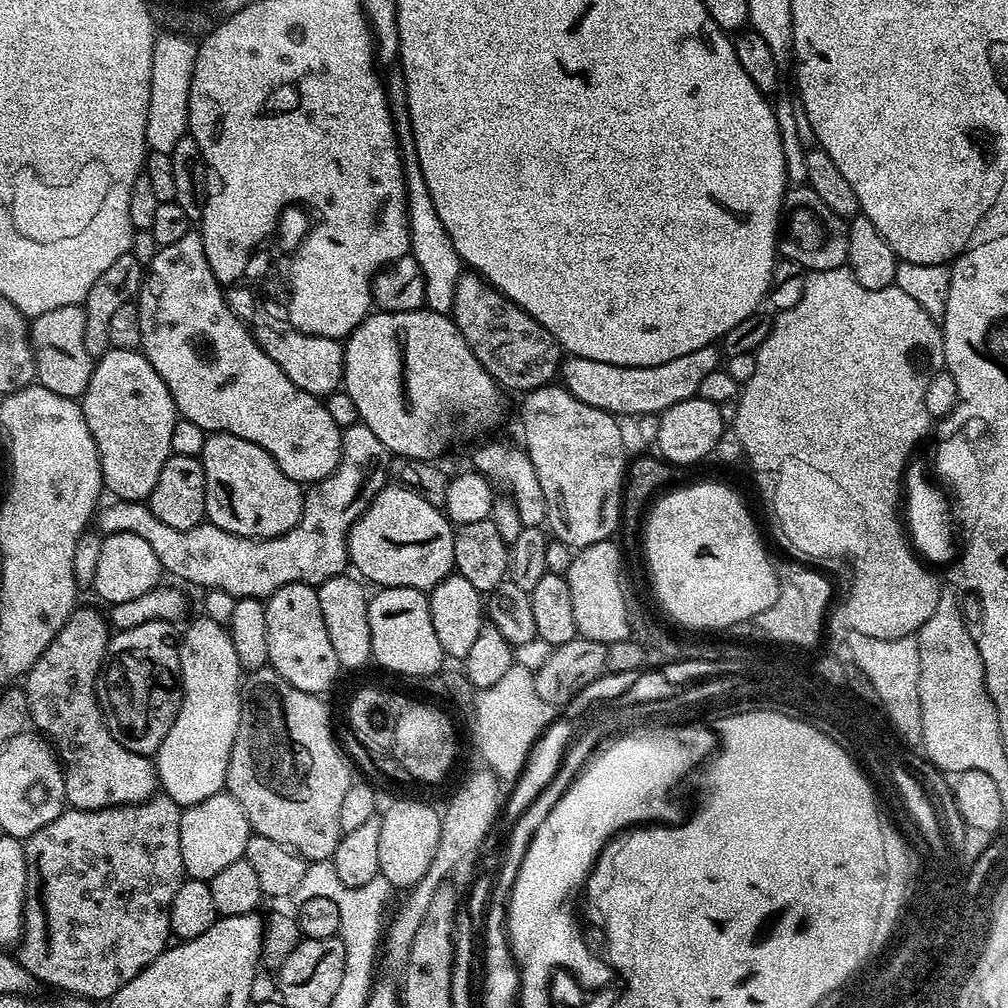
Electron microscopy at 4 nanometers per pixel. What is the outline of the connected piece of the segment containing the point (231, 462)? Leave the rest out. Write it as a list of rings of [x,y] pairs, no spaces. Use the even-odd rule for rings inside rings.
[[[213,432],[205,435],[198,459],[206,478],[204,515],[207,523],[218,526],[230,534],[248,536],[251,540],[269,540],[286,534],[300,520],[304,509],[305,489],[297,480],[284,473],[278,462],[274,462],[274,458],[262,446],[229,432]]]

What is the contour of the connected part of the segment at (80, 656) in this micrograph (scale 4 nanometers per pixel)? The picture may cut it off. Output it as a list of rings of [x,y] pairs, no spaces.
[[[77,607],[26,677],[28,714],[31,723],[41,728],[39,731],[58,753],[64,770],[65,801],[71,807],[86,810],[140,804],[158,788],[155,763],[126,750],[112,737],[96,701],[96,679],[100,677],[110,639],[108,628],[105,613],[103,616],[92,608]]]

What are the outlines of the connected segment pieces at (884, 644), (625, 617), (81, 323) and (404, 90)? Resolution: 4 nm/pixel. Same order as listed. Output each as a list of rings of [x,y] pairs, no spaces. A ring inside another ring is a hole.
[[[866,634],[852,636],[852,650],[860,667],[872,678],[872,686],[880,691],[891,716],[899,725],[900,731],[909,738],[922,734],[920,706],[920,659],[916,636],[903,636],[897,640],[886,638],[866,638]]]
[[[609,538],[579,549],[572,557],[567,574],[577,633],[587,640],[607,645],[627,640],[631,634],[628,600],[624,597],[624,584],[620,581],[621,545],[614,541]]]
[[[79,304],[58,306],[58,310],[46,310],[30,324],[32,361],[36,364],[36,380],[46,390],[73,398],[83,397],[92,377],[94,358],[86,354],[86,314]]]
[[[396,82],[392,85],[389,83],[386,91],[396,143],[400,149],[400,161],[404,164],[404,185],[408,191],[408,233],[412,243],[410,255],[418,262],[422,272],[427,311],[448,314],[454,306],[454,286],[462,275],[462,261],[458,250],[454,250],[454,242],[450,242],[450,234],[446,234],[446,226],[442,226],[442,218],[438,218],[438,210],[434,210],[434,198],[430,198],[426,178],[422,178],[422,166],[418,162],[418,150],[414,146],[408,113],[408,88],[403,82]]]

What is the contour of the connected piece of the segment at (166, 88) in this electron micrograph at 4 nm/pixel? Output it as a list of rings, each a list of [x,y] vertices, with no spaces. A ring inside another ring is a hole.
[[[165,31],[157,35],[154,58],[150,70],[150,106],[146,118],[146,142],[153,152],[171,156],[178,138],[188,130],[188,107],[190,106],[190,82],[194,74],[197,45],[187,35]]]

